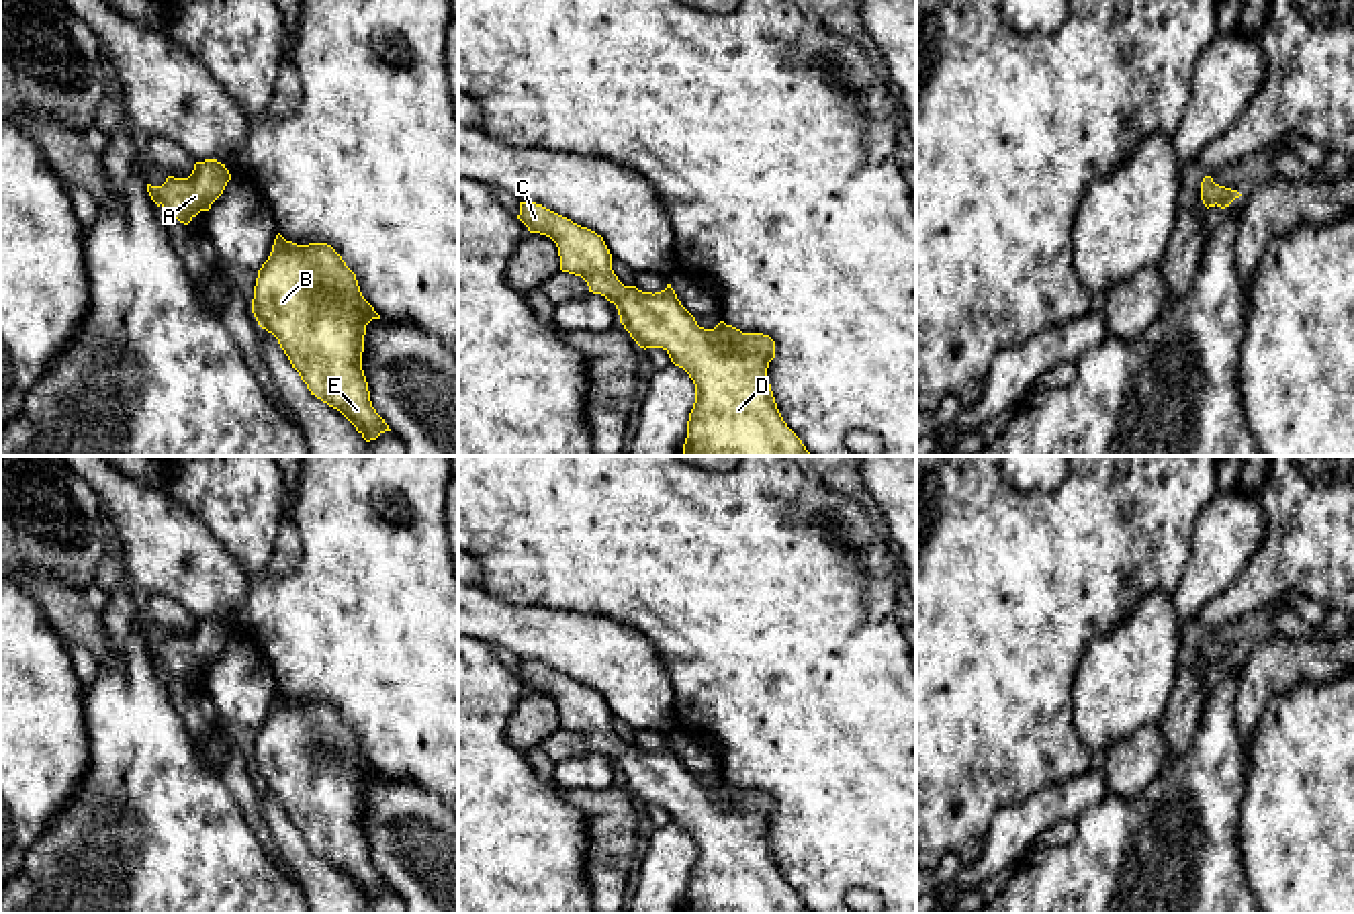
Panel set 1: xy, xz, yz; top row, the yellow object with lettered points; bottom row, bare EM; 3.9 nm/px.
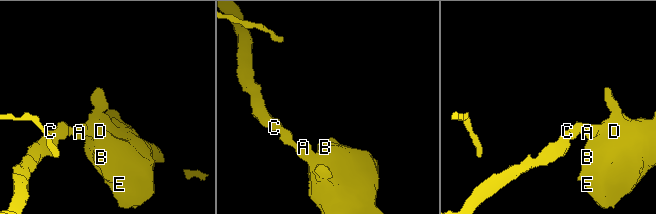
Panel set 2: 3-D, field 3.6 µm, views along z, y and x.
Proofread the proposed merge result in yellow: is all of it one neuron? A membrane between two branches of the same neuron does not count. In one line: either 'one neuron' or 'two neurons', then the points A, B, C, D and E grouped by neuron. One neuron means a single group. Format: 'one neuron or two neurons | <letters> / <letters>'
one neuron | A B C D E

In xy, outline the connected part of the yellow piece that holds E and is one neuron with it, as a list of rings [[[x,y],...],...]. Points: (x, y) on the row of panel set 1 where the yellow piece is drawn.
[[[278,233],[258,270],[252,313],[278,339],[311,395],[337,409],[366,442],[391,431],[372,407],[362,370],[366,325],[380,315],[362,296],[356,274],[331,245],[297,245]]]

